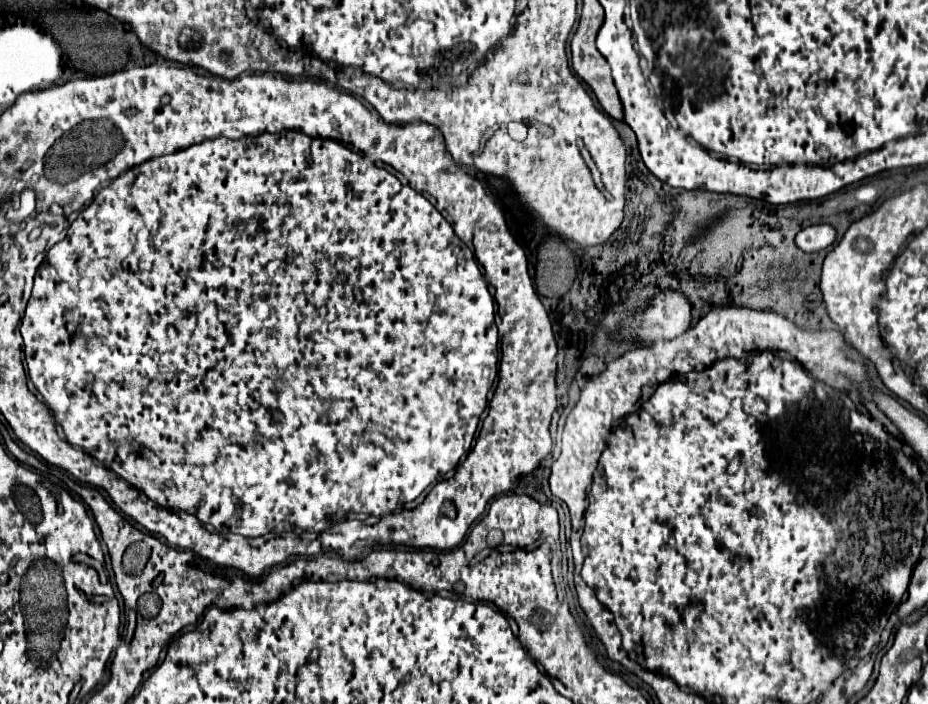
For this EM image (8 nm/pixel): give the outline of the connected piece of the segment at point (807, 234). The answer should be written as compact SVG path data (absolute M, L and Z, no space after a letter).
M829 224L809 226L795 236L795 244L803 252L817 252L831 246L833 242L835 242L835 228Z

